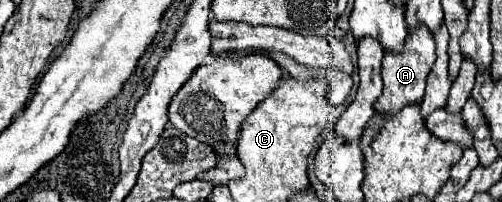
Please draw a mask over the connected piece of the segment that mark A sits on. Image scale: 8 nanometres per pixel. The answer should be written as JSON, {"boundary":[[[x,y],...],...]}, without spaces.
{"boundary":[[[418,24],[406,36],[406,42],[404,42],[404,46],[402,46],[400,52],[390,52],[388,50],[384,54],[384,58],[388,58],[388,60],[382,60],[384,90],[378,96],[378,100],[376,100],[376,112],[378,114],[382,114],[384,118],[388,118],[388,116],[392,116],[392,112],[398,112],[404,106],[422,100],[424,88],[426,88],[426,76],[432,70],[432,64],[436,60],[434,50],[436,50],[436,44],[434,44],[432,32],[424,24]]]}

